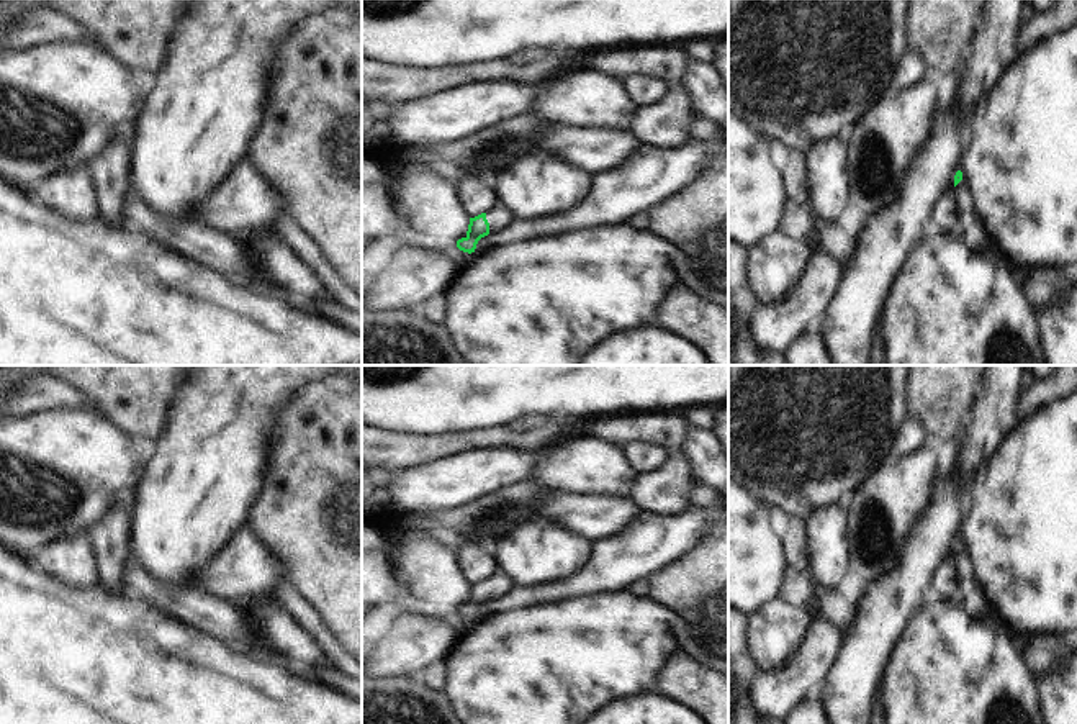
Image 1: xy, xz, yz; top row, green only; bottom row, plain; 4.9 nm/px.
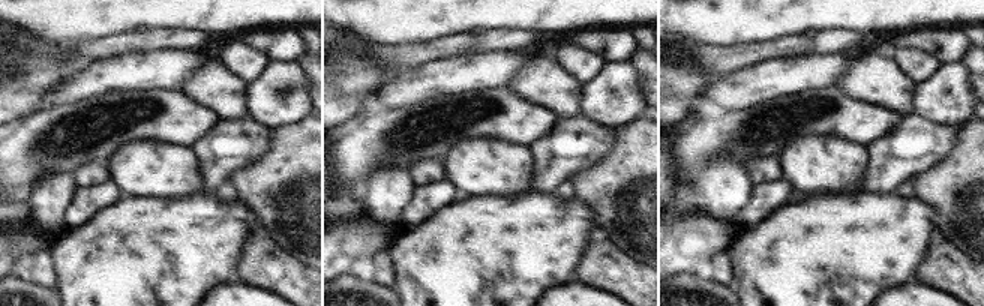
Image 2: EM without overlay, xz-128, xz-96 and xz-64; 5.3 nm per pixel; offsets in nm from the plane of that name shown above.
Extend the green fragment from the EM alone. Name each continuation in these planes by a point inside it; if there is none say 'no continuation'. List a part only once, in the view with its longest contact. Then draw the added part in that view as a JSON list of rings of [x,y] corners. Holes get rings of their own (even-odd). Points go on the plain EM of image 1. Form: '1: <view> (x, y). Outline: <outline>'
1: xz (498, 583). Outline: [[[496,570],[491,577],[486,578],[486,586],[489,590],[489,600],[496,600],[509,591],[514,583],[511,581],[511,578]]]

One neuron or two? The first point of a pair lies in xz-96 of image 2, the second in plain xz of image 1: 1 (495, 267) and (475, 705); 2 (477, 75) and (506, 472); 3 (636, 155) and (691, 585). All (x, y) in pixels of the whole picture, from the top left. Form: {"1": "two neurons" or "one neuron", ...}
{"1": "one neuron", "2": "one neuron", "3": "one neuron"}

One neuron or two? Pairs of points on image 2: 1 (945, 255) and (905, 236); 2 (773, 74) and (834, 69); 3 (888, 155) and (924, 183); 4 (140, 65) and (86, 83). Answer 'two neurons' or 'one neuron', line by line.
1: two neurons
2: one neuron
3: two neurons
4: one neuron

